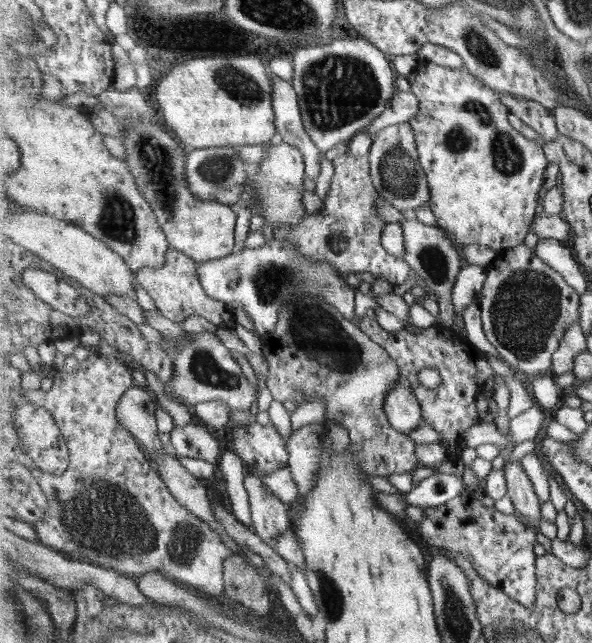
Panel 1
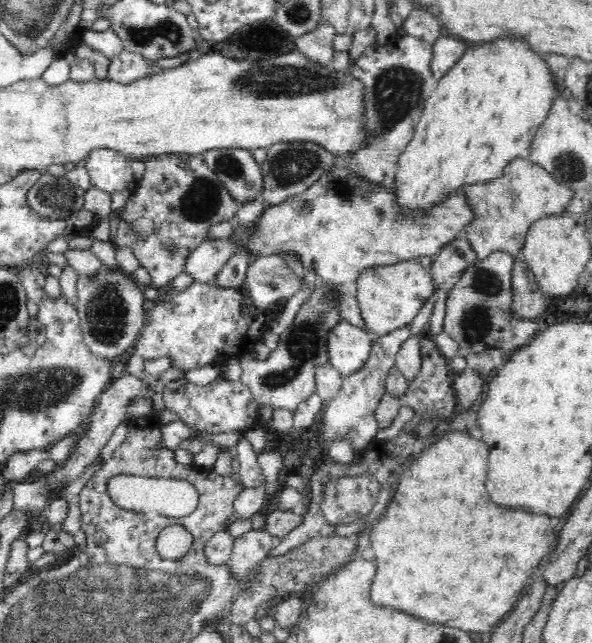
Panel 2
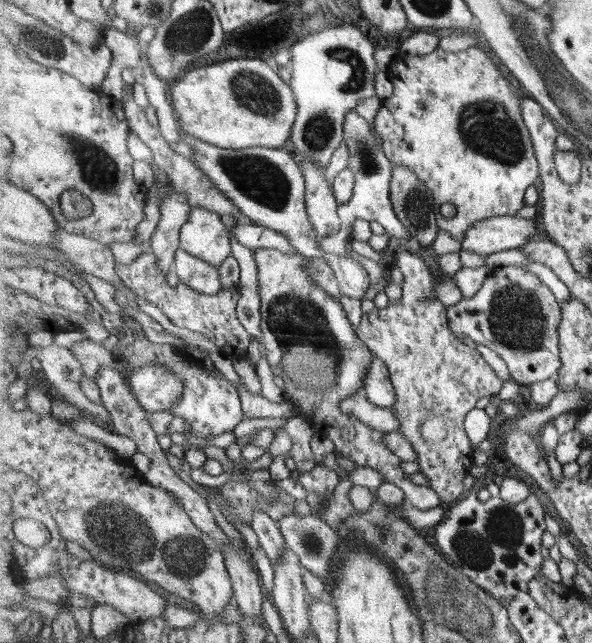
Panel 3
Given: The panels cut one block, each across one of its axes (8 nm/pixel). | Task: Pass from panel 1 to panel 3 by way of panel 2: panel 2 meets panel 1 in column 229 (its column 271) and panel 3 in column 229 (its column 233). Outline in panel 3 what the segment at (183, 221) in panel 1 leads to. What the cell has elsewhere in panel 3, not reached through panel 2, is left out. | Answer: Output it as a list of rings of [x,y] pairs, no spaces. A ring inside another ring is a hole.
[[[194,208],[180,234],[180,248],[213,266],[233,255],[229,220],[207,208]]]

